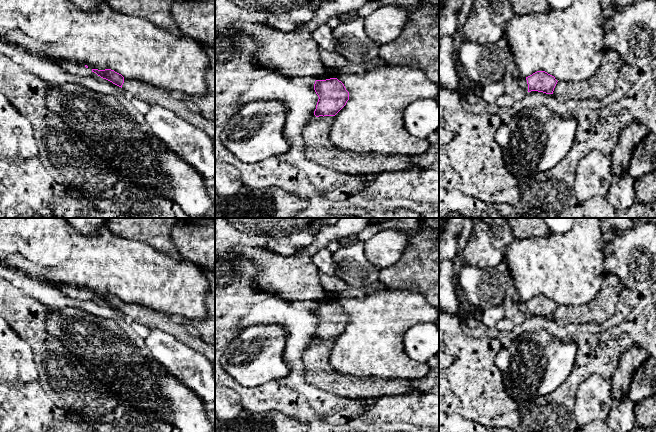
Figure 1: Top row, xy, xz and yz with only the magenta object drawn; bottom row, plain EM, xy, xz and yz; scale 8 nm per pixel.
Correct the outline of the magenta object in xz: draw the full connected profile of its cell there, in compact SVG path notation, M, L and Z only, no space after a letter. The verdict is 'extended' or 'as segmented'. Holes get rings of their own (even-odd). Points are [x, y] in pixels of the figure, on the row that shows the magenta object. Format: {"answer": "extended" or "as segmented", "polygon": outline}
{"answer": "as segmented", "polygon": "M337 78L316 80L314 90L319 97L314 111L316 117L335 116L349 100L349 92Z"}

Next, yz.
{"answer": "extended", "polygon": "M537 71L526 78L519 78L518 86L525 92L538 91L553 94L557 82L555 77L547 72Z"}

